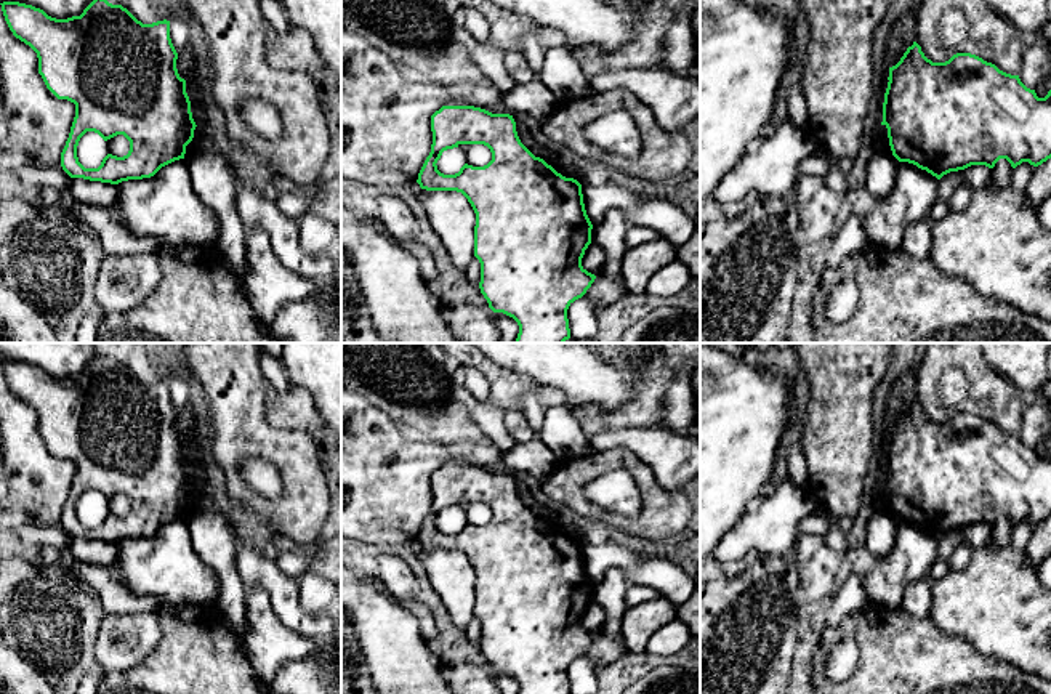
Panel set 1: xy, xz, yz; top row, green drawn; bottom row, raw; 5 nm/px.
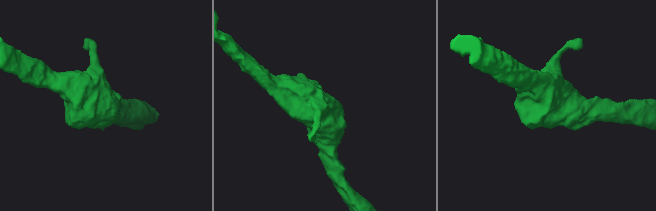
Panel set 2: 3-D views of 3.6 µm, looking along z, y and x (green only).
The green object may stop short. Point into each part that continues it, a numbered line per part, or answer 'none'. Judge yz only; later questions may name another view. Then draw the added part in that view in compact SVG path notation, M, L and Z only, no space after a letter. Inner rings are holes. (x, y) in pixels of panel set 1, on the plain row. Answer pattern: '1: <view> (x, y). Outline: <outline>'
1: yz (883, 500). Outline: M886 484L880 486L878 506L886 510L888 513L892 513L891 505L889 505L889 497L888 497Z

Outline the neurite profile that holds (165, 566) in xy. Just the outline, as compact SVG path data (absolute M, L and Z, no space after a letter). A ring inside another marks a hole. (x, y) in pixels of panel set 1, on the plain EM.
M184 518L162 526L154 535L128 539L117 543L119 558L112 571L120 582L135 595L160 598L175 606L200 604L213 606L219 593L219 580L191 543L191 534Z

